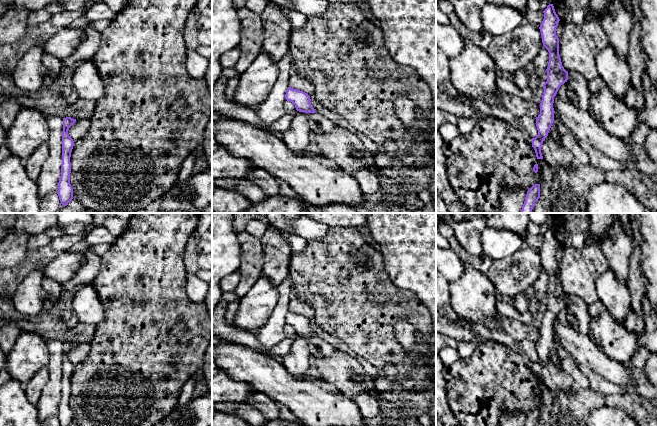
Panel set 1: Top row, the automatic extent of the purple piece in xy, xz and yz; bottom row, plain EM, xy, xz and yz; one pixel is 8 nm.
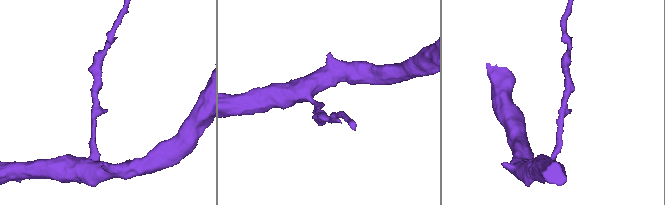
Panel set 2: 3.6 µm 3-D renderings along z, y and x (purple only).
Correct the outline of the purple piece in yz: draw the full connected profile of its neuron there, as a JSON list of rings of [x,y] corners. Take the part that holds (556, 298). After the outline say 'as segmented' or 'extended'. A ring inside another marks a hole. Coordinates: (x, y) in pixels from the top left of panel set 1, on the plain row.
[[[549,228],[543,237],[544,243],[539,253],[543,270],[549,276],[549,287],[546,293],[547,305],[543,308],[544,316],[539,329],[540,338],[535,342],[538,359],[532,362],[532,371],[535,374],[537,383],[543,383],[541,377],[542,368],[554,346],[554,321],[560,310],[568,304],[568,296],[562,290],[559,279],[559,262],[556,259],[556,252],[560,243],[553,228]]]; as segmented

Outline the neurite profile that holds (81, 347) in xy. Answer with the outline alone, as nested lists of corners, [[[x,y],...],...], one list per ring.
[[[77,342],[76,346],[69,352],[68,358],[75,366],[86,358],[90,349],[91,343]]]

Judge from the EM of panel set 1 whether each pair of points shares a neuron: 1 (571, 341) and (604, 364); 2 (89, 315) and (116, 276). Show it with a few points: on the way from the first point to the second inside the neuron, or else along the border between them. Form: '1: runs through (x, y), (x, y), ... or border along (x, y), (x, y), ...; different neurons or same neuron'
1: runs through (579, 346), (596, 360); same neuron
2: border along (91, 283), (103, 304), (104, 317), (100, 322); different neurons

